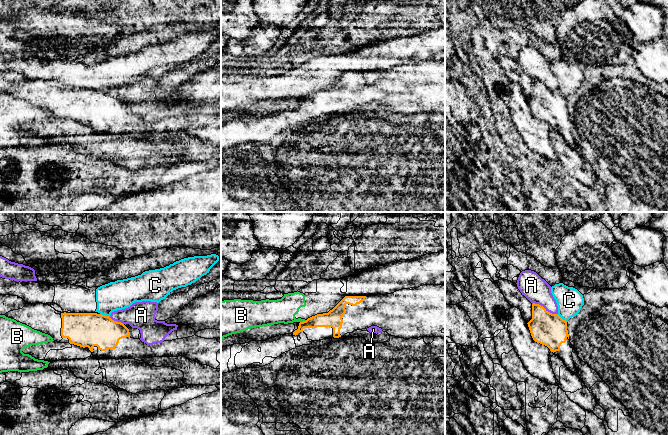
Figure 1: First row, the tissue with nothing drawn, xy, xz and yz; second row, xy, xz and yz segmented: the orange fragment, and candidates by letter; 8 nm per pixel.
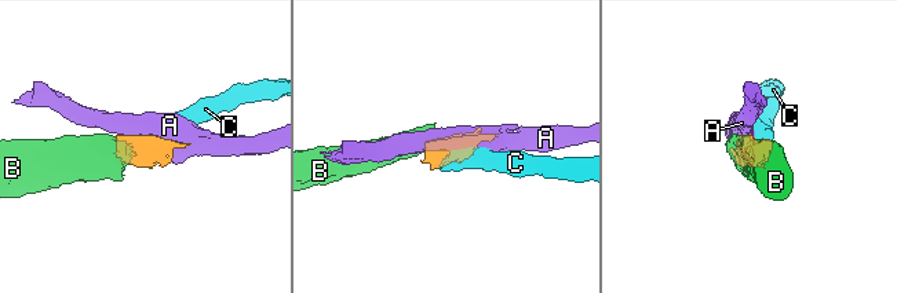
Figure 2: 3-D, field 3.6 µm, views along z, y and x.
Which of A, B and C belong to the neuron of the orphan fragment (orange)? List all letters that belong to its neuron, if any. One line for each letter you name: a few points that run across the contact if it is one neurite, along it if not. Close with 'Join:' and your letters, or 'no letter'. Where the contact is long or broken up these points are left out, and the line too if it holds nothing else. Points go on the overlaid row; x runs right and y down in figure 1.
Join: no letter

